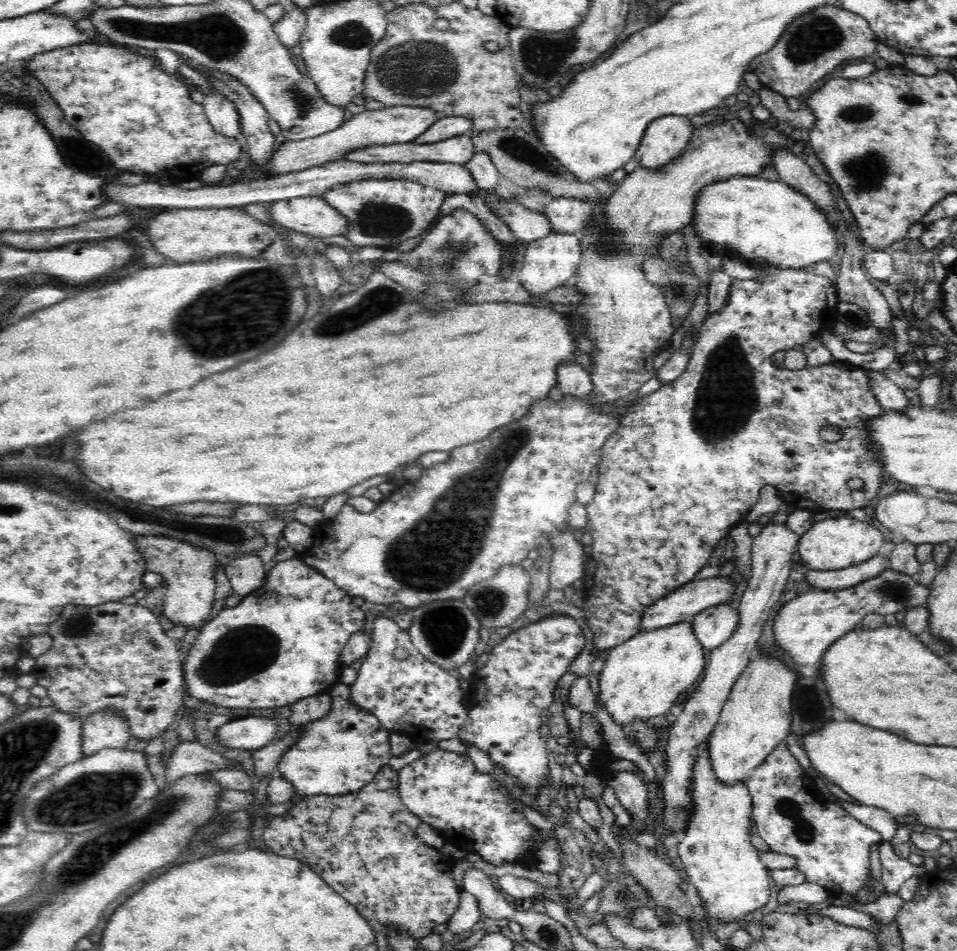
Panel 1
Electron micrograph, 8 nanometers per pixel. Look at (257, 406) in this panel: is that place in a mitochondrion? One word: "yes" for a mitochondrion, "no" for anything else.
no

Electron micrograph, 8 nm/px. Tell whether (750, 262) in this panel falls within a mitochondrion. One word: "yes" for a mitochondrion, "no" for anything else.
no

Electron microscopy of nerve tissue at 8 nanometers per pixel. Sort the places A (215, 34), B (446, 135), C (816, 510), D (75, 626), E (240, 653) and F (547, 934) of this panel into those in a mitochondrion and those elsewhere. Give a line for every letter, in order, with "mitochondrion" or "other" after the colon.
A: mitochondrion
B: other
C: other
D: mitochondrion
E: mitochondrion
F: mitochondrion

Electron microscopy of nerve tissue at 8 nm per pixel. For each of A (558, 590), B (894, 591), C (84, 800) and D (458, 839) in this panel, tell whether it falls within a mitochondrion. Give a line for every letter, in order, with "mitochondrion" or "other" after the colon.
A: other
B: mitochondrion
C: mitochondrion
D: other

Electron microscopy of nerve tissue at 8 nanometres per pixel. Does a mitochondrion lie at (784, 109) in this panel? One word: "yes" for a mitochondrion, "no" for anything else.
no

